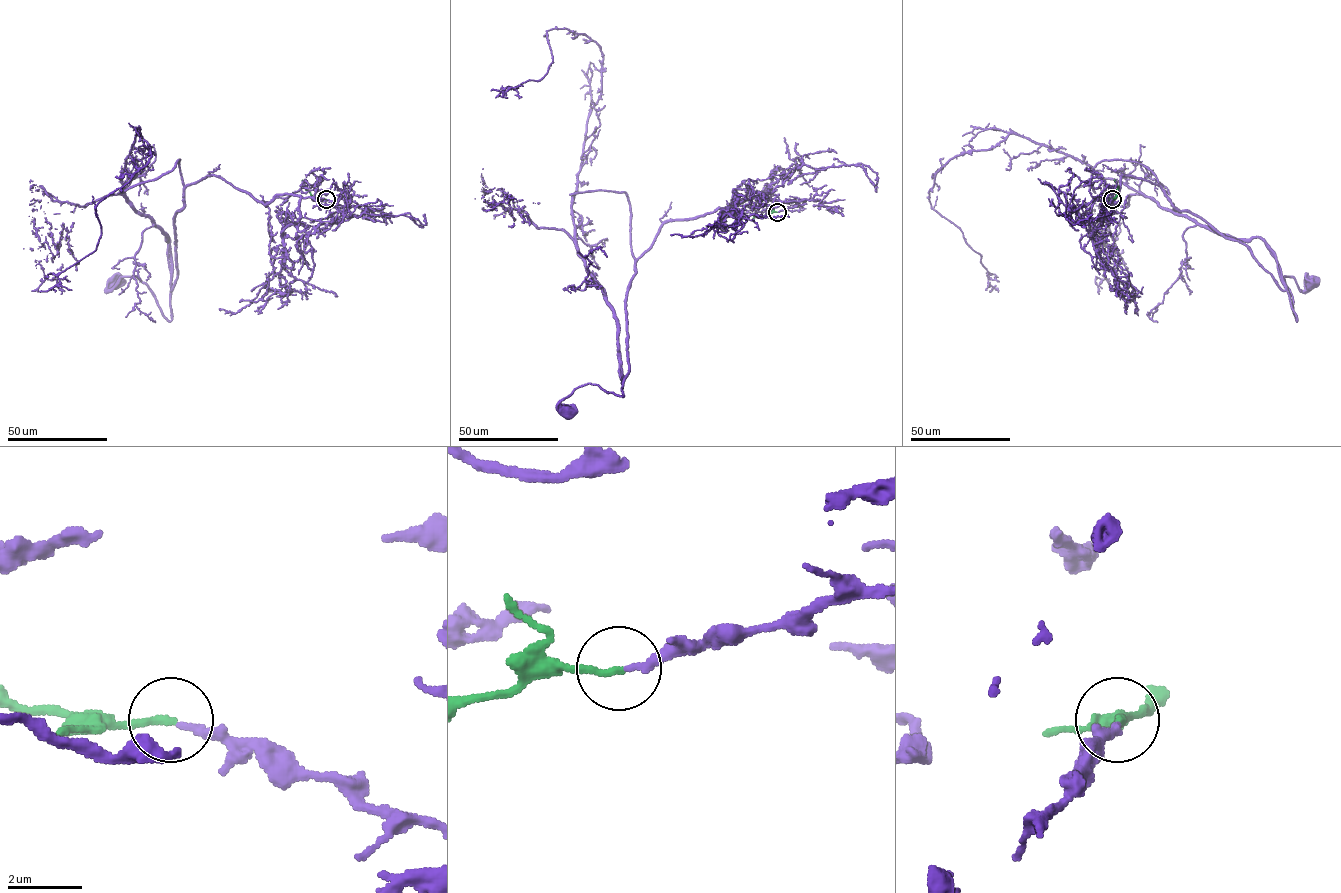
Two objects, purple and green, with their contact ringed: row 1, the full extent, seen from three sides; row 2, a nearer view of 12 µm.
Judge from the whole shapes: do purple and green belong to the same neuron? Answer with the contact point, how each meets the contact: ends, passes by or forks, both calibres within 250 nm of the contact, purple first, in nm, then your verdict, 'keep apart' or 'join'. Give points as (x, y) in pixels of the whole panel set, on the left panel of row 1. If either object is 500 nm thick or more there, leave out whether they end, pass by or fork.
at (326, 199); purple ends there; green ends there; 200 nm thick on the purple side, 190 nm on the other; join

